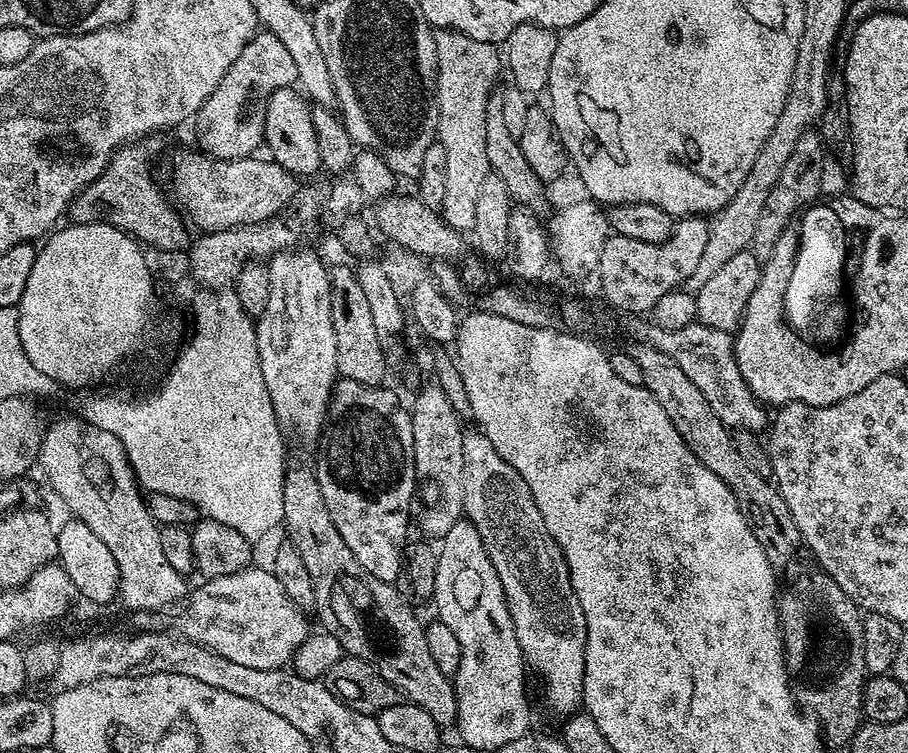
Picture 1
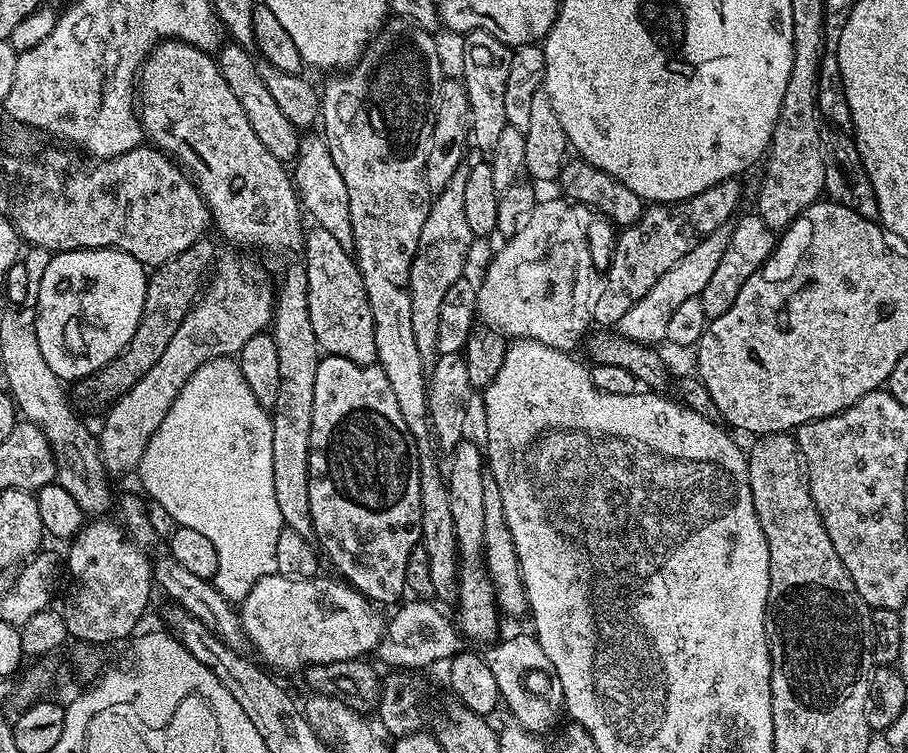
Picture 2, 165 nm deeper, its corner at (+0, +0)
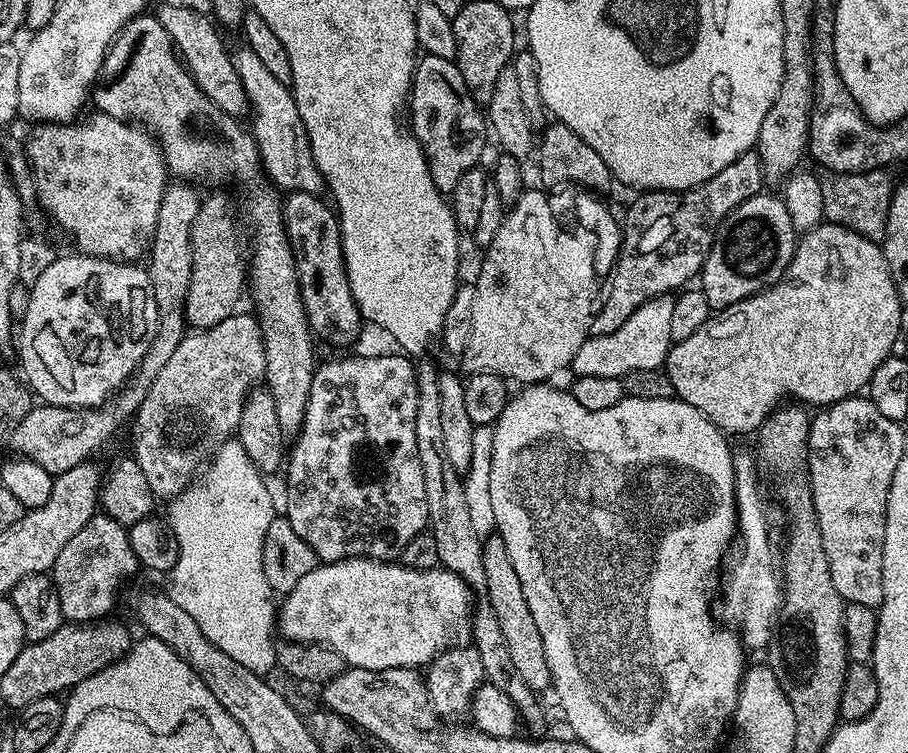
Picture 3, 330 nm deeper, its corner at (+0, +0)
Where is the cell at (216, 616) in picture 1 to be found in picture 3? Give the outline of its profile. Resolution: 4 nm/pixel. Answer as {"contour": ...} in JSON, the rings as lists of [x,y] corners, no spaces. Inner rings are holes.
{"contour":[[[357,558],[354,560],[337,560],[335,562],[321,563],[294,590],[290,590],[283,597],[284,605],[278,608],[278,632],[284,635],[283,639],[298,644],[322,644],[326,648],[333,648],[344,660],[345,665],[354,668],[365,668],[366,670],[386,670],[387,668],[414,668],[427,666],[453,643],[452,635],[459,628],[467,629],[470,624],[470,613],[474,608],[474,593],[468,583],[458,574],[447,572],[442,567],[431,568],[430,570],[418,571],[416,568],[408,568],[403,562],[385,562],[382,560],[365,560]]]}

